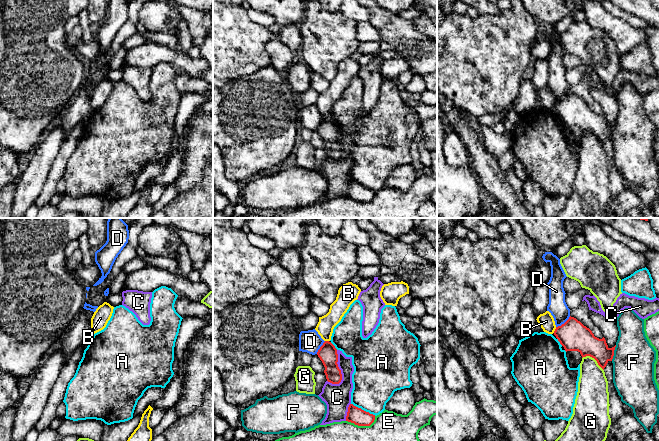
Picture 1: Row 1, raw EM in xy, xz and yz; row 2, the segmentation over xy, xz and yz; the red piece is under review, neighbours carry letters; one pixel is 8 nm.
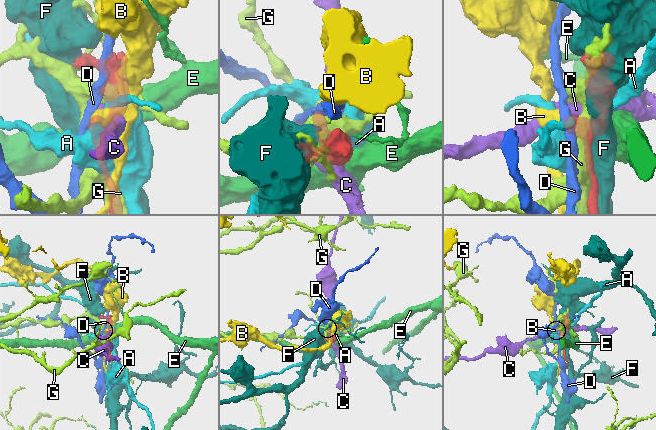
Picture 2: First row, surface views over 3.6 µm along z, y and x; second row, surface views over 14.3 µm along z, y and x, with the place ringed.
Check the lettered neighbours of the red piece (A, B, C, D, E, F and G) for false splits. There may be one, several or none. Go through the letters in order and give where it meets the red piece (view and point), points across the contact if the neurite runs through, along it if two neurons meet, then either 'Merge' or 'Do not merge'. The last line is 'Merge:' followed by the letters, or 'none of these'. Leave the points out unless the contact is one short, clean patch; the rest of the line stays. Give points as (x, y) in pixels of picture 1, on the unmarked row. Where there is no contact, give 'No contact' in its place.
A: Touches red at xz (363, 186). Do not merge
B: Touches red at yz (555, 106). Boundary: yz (556, 103), (553, 108). Do not merge
C: Touches red at xz (340, 146). Do not merge
D: Touches red at yz (564, 99). Boundary: yz (570, 92), (556, 103). Do not merge
E: Touches red at xz (362, 201). Do not merge
F: Touches red at yz (613, 129). Do not merge
G: Touches red at yz (594, 134). Do not merge
Merge: none of these

